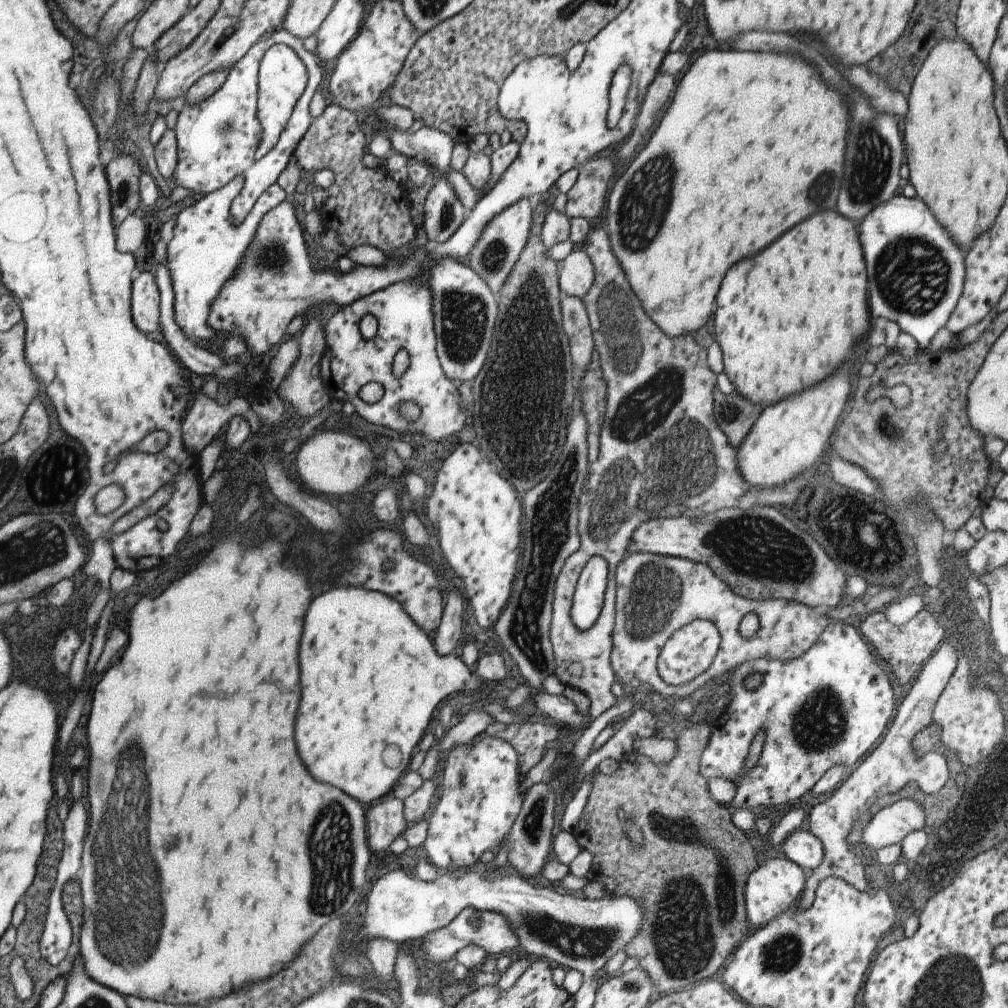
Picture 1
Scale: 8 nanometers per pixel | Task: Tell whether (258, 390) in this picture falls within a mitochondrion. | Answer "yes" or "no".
no

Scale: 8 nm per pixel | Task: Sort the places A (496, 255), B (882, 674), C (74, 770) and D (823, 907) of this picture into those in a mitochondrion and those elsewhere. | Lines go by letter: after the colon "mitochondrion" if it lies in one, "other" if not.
A: mitochondrion
B: other
C: other
D: other

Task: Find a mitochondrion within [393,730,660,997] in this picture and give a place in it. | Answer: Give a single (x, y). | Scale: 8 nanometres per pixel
(566, 939)

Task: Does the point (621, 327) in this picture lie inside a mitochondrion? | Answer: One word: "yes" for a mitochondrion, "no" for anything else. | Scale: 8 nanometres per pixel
yes

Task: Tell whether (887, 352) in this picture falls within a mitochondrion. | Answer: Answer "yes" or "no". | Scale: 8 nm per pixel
no

